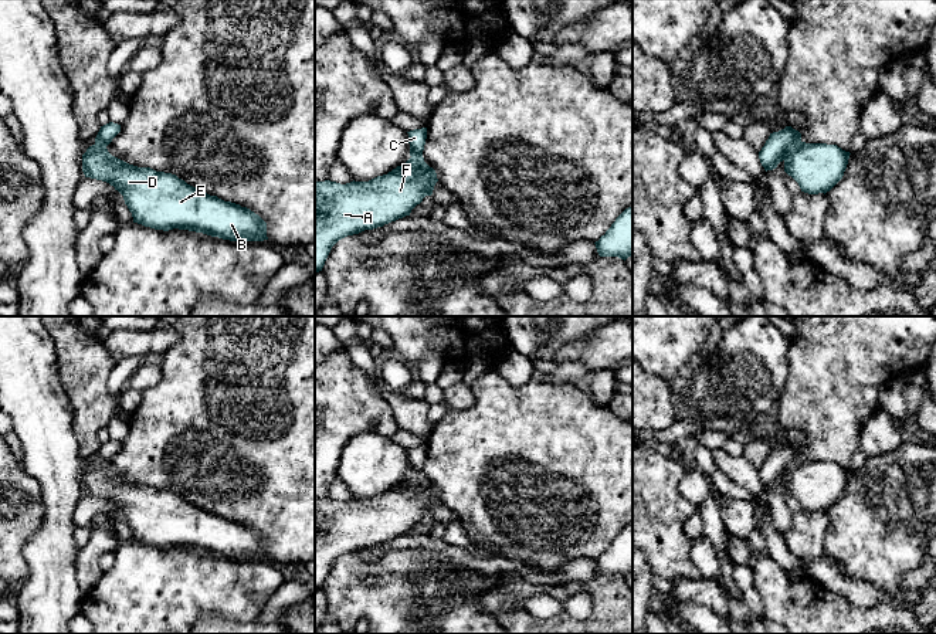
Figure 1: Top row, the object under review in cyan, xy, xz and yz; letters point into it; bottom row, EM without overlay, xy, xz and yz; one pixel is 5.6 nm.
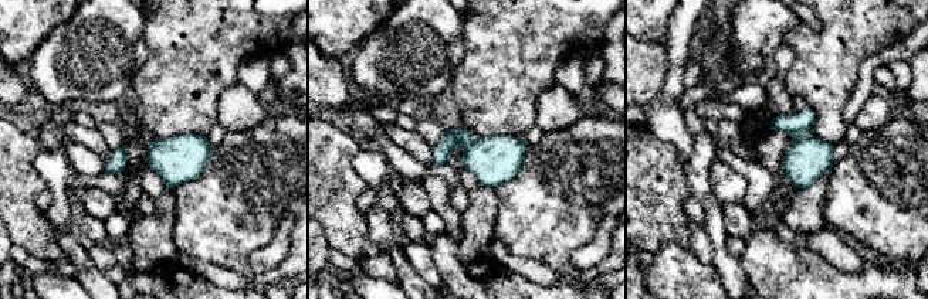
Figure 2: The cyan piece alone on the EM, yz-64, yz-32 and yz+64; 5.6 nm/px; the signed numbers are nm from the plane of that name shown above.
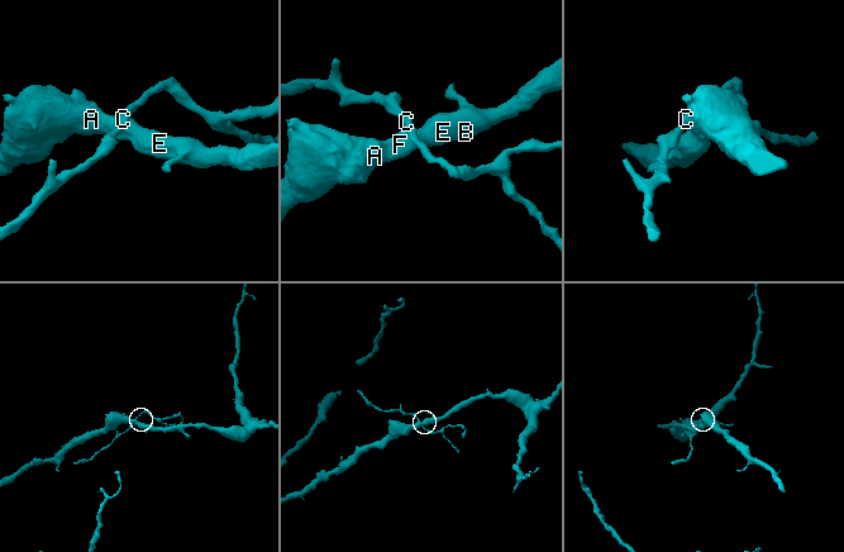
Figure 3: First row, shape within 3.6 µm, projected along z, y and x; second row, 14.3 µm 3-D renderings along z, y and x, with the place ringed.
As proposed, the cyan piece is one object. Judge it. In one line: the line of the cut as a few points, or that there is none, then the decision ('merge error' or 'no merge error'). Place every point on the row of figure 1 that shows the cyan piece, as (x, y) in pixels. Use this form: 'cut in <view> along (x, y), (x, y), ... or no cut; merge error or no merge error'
cut in yz along (800, 141), (783, 159); merge error

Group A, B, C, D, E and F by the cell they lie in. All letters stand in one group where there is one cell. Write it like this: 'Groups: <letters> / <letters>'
Groups: A B D E F / C

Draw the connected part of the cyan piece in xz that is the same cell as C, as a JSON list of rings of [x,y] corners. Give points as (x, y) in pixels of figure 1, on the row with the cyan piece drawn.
[[[427,128],[414,129],[407,132],[410,143],[410,156],[420,162],[424,162],[423,150],[427,139]]]

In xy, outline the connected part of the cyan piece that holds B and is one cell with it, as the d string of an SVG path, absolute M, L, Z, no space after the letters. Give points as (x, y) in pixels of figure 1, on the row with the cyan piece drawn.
M92 145L82 155L82 172L85 177L109 183L118 190L132 213L133 223L155 230L173 228L203 233L230 241L264 241L267 223L254 211L240 204L224 201L199 190L176 174L156 172L150 167L138 167L112 156L106 148Z

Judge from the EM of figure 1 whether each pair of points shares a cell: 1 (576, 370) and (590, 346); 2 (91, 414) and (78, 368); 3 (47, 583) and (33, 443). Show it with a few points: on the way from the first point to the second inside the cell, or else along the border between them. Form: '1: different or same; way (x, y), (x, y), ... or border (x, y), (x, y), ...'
1: different; border (562, 362), (580, 362), (592, 372)
2: same; way (91, 403), (84, 379)
3: same; way (53, 548), (56, 536), (56, 478)

